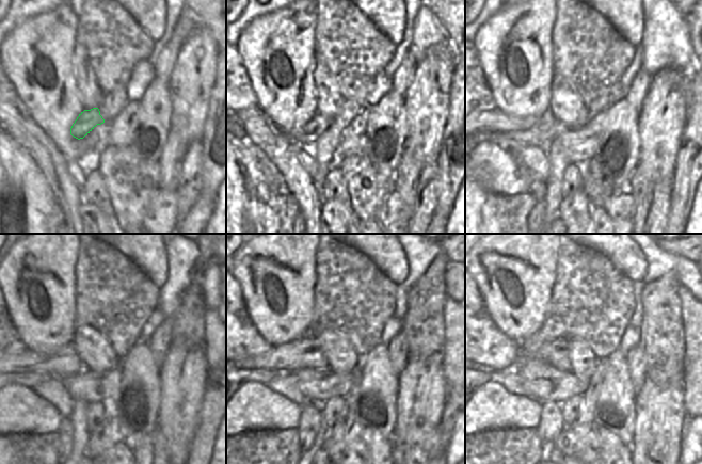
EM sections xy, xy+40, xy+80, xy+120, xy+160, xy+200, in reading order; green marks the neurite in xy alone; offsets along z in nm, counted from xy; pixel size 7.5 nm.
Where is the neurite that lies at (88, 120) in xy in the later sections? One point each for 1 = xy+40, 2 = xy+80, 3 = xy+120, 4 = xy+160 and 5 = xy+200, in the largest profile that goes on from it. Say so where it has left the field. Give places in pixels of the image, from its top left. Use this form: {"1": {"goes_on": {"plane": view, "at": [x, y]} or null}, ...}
{"1": {"goes_on": {"plane": "xy+40", "at": [306, 139]}}, "2": {"goes_on": {"plane": "xy+80", "at": [548, 128]}}, "3": {"goes_on": {"plane": "xy+120", "at": [9, 376]}}, "4": {"goes_on": {"plane": "xy+160", "at": [248, 374]}}, "5": {"goes_on": {"plane": "xy+200", "at": [487, 376]}}}

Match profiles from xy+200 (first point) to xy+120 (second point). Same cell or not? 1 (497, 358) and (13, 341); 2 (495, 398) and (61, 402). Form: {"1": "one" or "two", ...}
{"1": "one", "2": "two"}

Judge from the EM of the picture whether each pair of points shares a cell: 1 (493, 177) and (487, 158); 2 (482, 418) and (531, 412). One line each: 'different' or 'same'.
1: same
2: same

